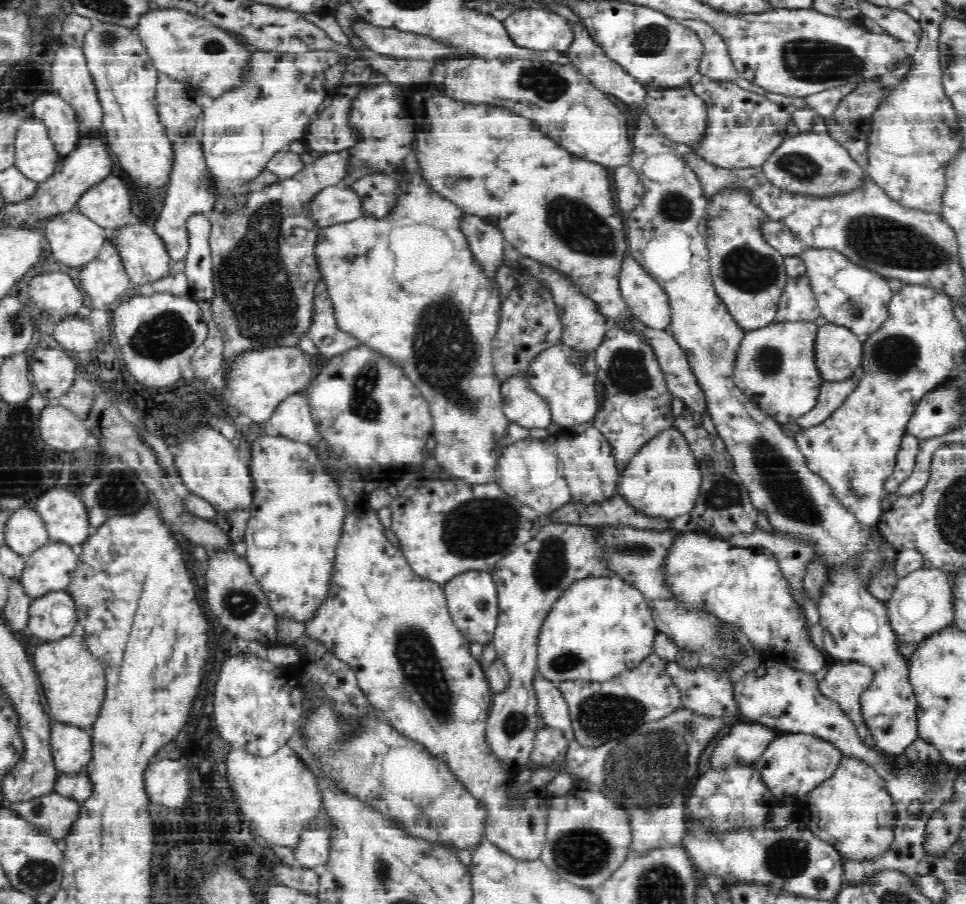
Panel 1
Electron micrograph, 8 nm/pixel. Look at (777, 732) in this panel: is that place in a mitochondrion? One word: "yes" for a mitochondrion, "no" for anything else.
no

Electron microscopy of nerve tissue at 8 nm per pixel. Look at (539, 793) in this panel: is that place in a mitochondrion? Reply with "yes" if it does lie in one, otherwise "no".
no

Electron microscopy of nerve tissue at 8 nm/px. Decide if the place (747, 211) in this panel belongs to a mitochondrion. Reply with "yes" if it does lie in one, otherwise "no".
no

